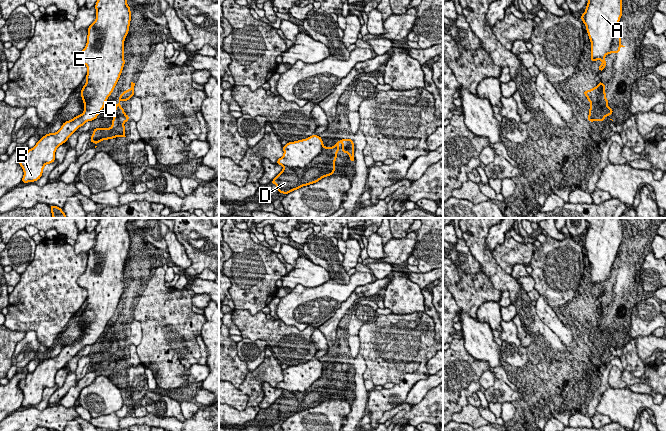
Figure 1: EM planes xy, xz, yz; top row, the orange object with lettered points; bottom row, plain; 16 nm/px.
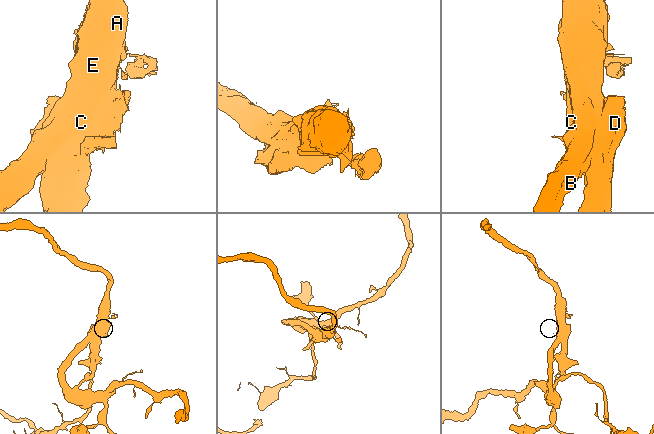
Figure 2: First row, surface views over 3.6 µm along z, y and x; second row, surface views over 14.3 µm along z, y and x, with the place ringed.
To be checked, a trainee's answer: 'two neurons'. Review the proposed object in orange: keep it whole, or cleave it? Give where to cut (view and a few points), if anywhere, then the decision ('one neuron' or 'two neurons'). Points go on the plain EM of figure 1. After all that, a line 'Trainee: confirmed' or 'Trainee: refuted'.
cut none; one neuron
Trainee: refuted

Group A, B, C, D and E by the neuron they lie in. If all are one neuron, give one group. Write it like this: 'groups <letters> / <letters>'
groups A B C D E

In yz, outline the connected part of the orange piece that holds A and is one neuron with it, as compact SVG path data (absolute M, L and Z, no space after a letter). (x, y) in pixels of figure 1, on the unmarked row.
M585 218L588 227L581 244L591 266L591 285L602 285L600 296L606 291L605 280L620 277L622 255L617 254L622 240L621 218Z

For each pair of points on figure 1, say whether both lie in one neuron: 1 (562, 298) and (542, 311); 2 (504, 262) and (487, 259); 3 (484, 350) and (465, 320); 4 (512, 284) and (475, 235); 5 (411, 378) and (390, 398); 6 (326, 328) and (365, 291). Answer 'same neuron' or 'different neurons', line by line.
1: different neurons
2: different neurons
3: same neuron
4: same neuron
5: same neuron
6: same neuron

